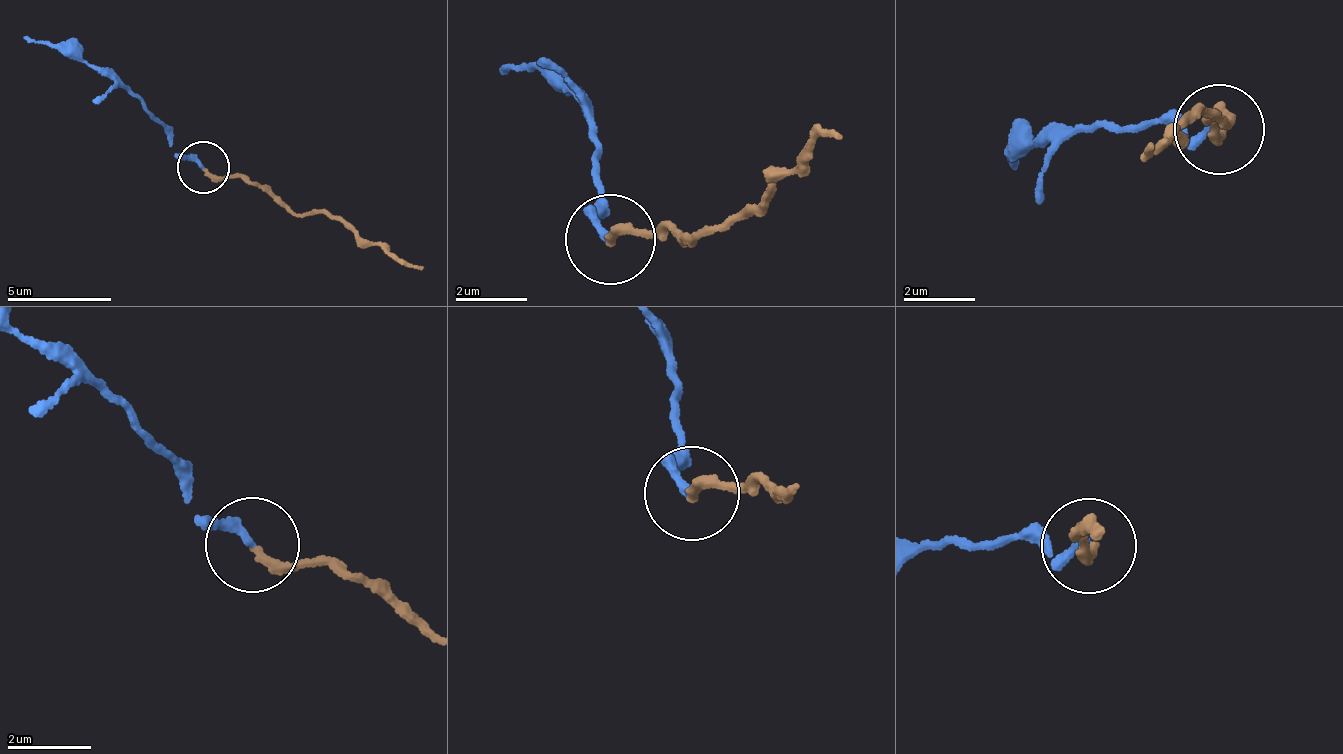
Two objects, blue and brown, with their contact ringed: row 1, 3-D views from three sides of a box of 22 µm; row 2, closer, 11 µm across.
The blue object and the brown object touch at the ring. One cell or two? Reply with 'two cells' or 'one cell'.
one cell

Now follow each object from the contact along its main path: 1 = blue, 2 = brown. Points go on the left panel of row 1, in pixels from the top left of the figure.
1: (201, 168), (121, 80), (23, 37)
2: (203, 171), (250, 179), (301, 215), (325, 209), (402, 261), (425, 266)

